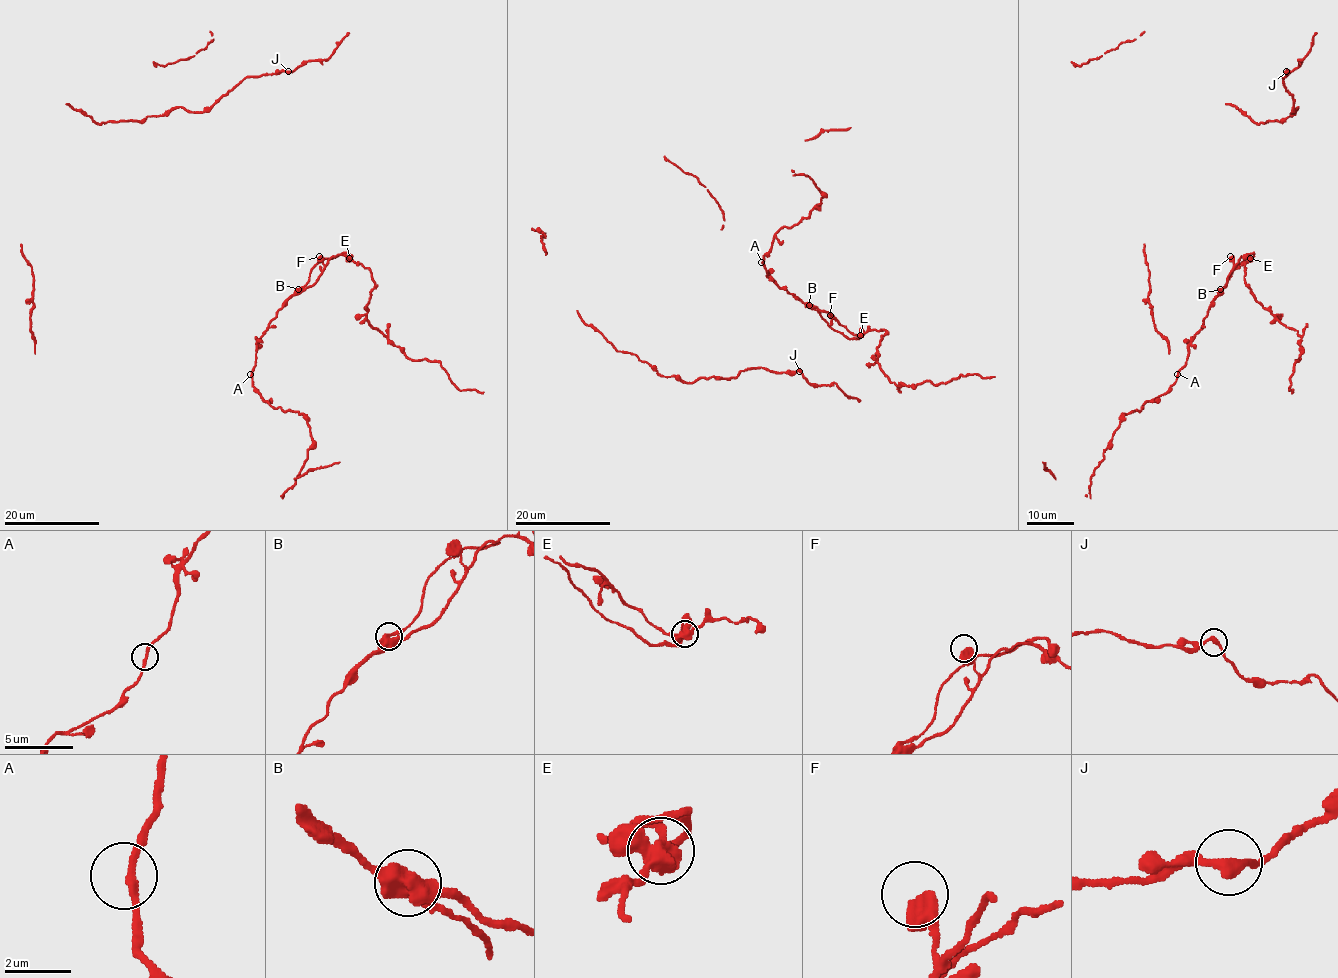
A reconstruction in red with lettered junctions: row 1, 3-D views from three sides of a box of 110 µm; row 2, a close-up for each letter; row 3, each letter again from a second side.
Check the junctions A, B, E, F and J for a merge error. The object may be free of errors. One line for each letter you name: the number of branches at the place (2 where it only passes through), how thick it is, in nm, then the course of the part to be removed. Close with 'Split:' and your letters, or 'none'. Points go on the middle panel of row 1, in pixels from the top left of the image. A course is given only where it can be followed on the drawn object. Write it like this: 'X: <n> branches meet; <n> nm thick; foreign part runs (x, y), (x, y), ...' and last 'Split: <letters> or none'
Split: none

